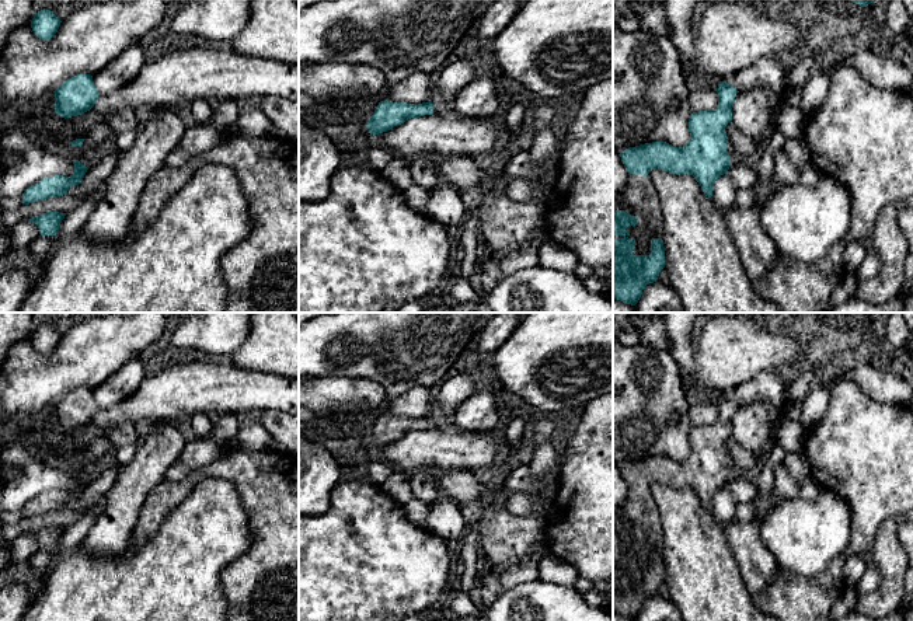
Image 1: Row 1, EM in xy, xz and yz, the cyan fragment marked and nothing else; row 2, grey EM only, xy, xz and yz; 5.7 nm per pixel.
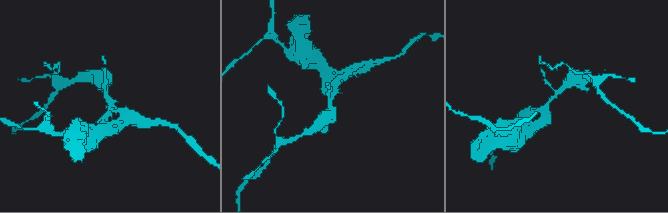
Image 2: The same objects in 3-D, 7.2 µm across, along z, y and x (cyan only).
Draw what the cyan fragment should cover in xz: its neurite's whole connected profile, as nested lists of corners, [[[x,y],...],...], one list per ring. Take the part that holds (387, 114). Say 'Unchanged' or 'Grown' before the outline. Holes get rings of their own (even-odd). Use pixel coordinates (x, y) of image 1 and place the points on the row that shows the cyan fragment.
Grown. [[[384,100],[376,107],[366,128],[369,129],[370,135],[379,135],[404,123],[411,118],[443,115],[445,112],[446,109],[432,102],[407,104]]]

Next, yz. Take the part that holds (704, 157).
Grown. [[[718,81],[718,107],[693,112],[690,140],[684,147],[652,142],[620,153],[628,172],[627,186],[613,193],[613,299],[635,306],[647,285],[665,268],[663,217],[651,179],[654,168],[690,174],[711,198],[717,179],[728,174],[725,126],[732,121],[736,91]]]

